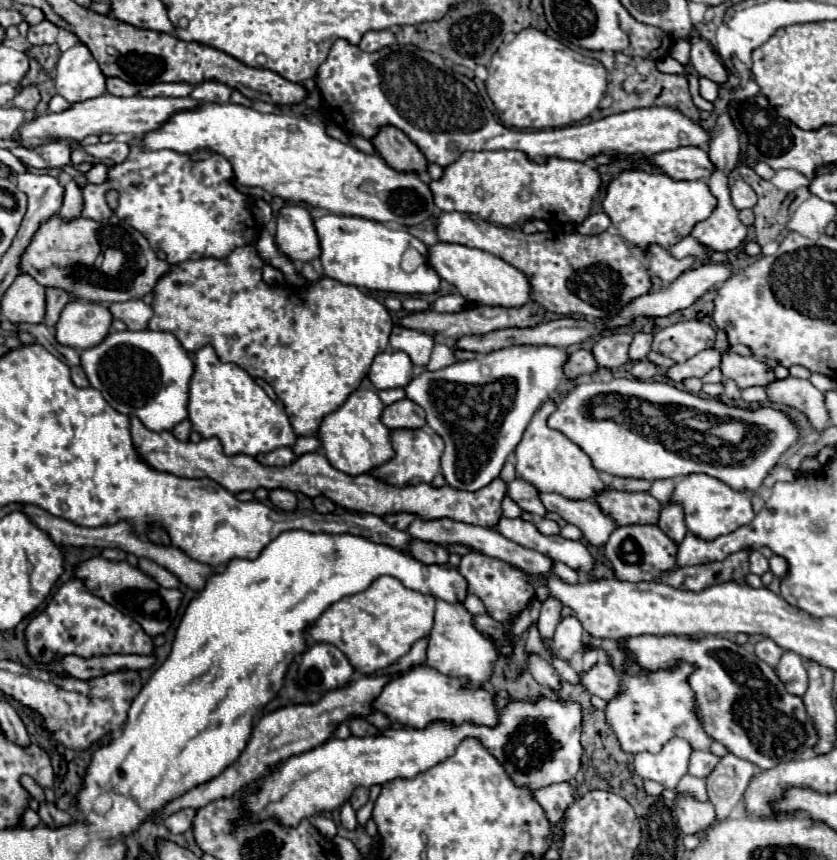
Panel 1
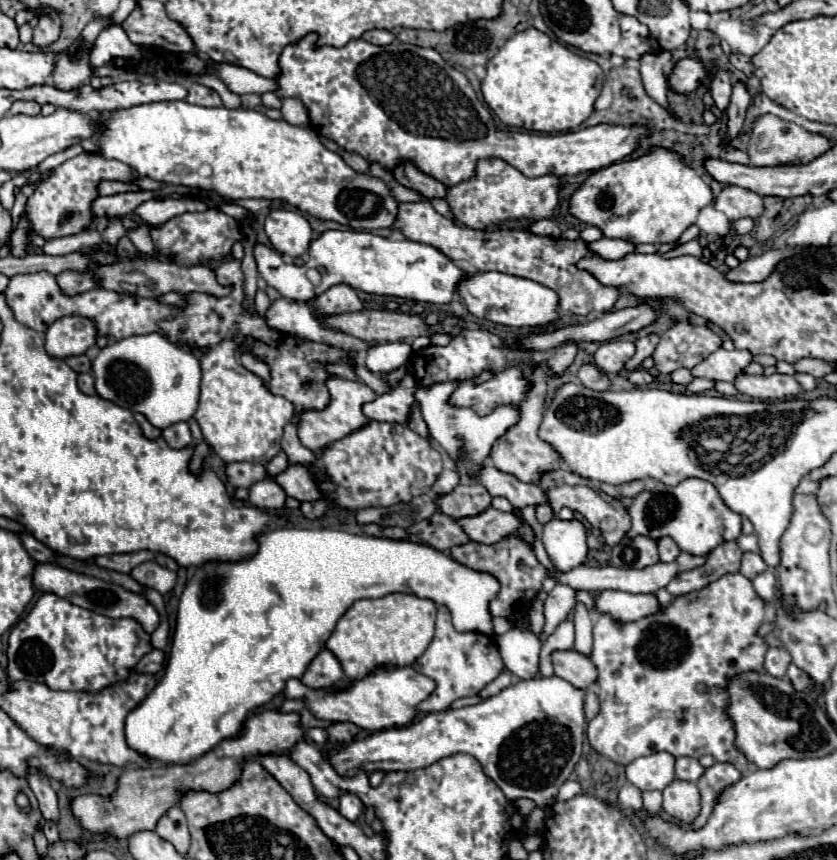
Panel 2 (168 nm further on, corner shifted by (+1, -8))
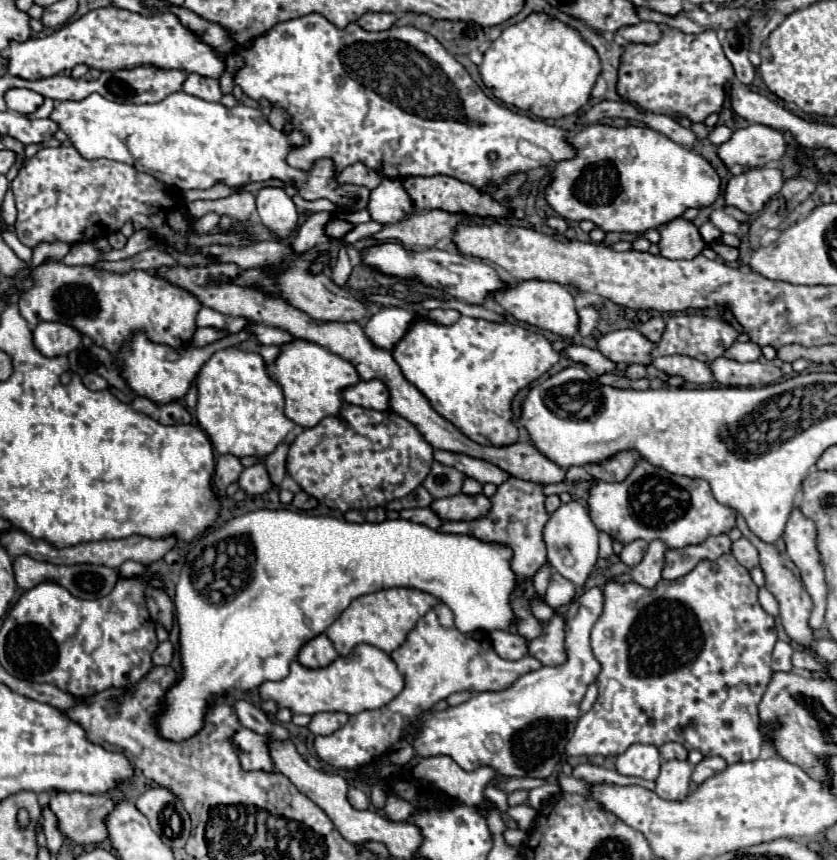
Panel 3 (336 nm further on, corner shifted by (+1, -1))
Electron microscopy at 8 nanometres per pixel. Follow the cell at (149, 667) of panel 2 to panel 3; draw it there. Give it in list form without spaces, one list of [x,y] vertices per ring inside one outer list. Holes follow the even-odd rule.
[[[165,641],[165,643],[161,643],[161,645],[155,649],[155,653],[153,653],[153,663],[155,663],[155,665],[169,665],[171,659],[173,659],[173,655],[175,655],[175,647],[171,645],[171,641]]]

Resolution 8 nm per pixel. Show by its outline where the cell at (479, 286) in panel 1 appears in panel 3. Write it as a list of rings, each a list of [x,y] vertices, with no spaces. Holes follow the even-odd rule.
[[[523,281],[523,283],[513,283],[507,285],[507,289],[497,291],[493,295],[497,303],[501,303],[515,319],[529,323],[533,327],[551,331],[555,335],[561,335],[565,339],[573,339],[579,331],[579,315],[575,311],[575,301],[573,295],[569,293],[567,287],[559,283],[549,283],[549,281]]]

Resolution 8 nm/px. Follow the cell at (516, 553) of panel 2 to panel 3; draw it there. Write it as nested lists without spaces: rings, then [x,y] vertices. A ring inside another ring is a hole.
[[[509,477],[503,485],[497,487],[495,495],[489,497],[491,509],[487,515],[475,521],[443,521],[439,527],[443,533],[457,533],[457,535],[473,535],[483,541],[497,541],[511,545],[513,549],[513,571],[517,579],[523,581],[525,577],[533,577],[539,567],[545,563],[545,545],[543,545],[543,527],[549,521],[549,513],[545,509],[545,495],[541,483],[523,481],[517,477]]]

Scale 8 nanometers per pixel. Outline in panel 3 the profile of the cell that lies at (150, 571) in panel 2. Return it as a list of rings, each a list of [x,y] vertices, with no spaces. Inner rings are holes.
[[[125,561],[121,567],[119,567],[119,575],[121,577],[137,577],[137,575],[143,575],[147,569],[145,565],[137,563],[137,561]]]

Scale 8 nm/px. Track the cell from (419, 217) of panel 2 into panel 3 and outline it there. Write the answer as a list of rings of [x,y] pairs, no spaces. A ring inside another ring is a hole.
[[[383,179],[381,185],[371,191],[367,211],[373,221],[383,225],[391,225],[403,219],[407,213],[415,213],[411,197],[407,197],[407,191],[397,179]]]

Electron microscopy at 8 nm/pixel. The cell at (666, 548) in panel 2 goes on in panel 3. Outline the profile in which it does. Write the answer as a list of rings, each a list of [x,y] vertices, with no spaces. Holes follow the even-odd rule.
[[[651,541],[643,561],[631,569],[631,579],[647,589],[653,589],[661,579],[665,551],[667,551],[667,547],[663,541]]]

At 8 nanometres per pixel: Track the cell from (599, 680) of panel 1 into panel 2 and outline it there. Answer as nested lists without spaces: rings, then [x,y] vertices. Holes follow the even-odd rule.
[[[575,650],[555,652],[553,666],[555,666],[555,676],[567,680],[579,690],[587,690],[595,684],[595,664],[591,664],[589,656],[583,656]]]

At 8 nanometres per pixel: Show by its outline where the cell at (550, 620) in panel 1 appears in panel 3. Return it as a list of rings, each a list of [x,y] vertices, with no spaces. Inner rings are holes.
[[[553,573],[549,589],[545,593],[545,601],[551,607],[559,609],[559,607],[567,605],[573,597],[575,597],[575,585],[571,581],[567,581],[565,577],[559,577],[559,573]]]

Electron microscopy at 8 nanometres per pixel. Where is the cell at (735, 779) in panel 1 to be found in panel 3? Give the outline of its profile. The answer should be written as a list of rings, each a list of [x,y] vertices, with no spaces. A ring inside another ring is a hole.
[[[705,757],[703,761],[699,761],[699,763],[695,765],[691,779],[693,779],[695,785],[699,785],[699,783],[703,783],[707,777],[723,771],[725,767],[727,767],[727,763],[725,763],[721,757]]]

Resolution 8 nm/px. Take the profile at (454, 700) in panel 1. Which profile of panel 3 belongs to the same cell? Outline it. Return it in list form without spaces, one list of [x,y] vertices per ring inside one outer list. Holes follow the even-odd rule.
[[[357,645],[347,657],[337,657],[331,665],[319,669],[307,669],[299,661],[291,661],[289,675],[281,681],[265,681],[259,685],[259,697],[273,701],[279,709],[287,707],[291,713],[315,715],[321,711],[343,711],[347,715],[361,713],[365,709],[379,709],[397,697],[403,689],[403,675],[397,671],[391,657],[377,647]]]

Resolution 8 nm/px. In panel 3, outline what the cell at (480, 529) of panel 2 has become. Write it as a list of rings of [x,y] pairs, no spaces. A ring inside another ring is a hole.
[[[459,493],[455,497],[435,499],[429,507],[439,513],[439,519],[443,521],[471,521],[477,517],[483,517],[489,511],[489,499],[483,493],[477,495],[465,495]]]

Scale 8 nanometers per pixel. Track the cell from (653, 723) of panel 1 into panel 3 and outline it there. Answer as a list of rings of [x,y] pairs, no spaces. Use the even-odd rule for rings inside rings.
[[[723,555],[715,561],[701,561],[687,577],[681,577],[679,581],[659,581],[653,589],[645,589],[637,585],[635,581],[629,583],[607,583],[605,585],[605,609],[595,623],[591,631],[591,647],[595,659],[601,663],[601,675],[597,679],[599,687],[599,699],[595,701],[593,709],[583,713],[575,725],[573,735],[569,737],[563,755],[565,757],[579,757],[579,755],[621,755],[629,745],[633,743],[649,743],[655,747],[661,747],[663,743],[677,741],[681,743],[687,751],[697,749],[705,757],[723,757],[729,765],[731,763],[741,763],[741,761],[755,761],[761,753],[763,737],[759,733],[759,701],[763,697],[763,689],[767,689],[767,681],[771,681],[771,651],[777,641],[777,629],[775,629],[775,619],[763,611],[763,607],[757,601],[757,591],[759,587],[753,583],[751,575],[743,565],[735,561],[733,555]],[[609,679],[615,679],[619,685],[607,685]]]

